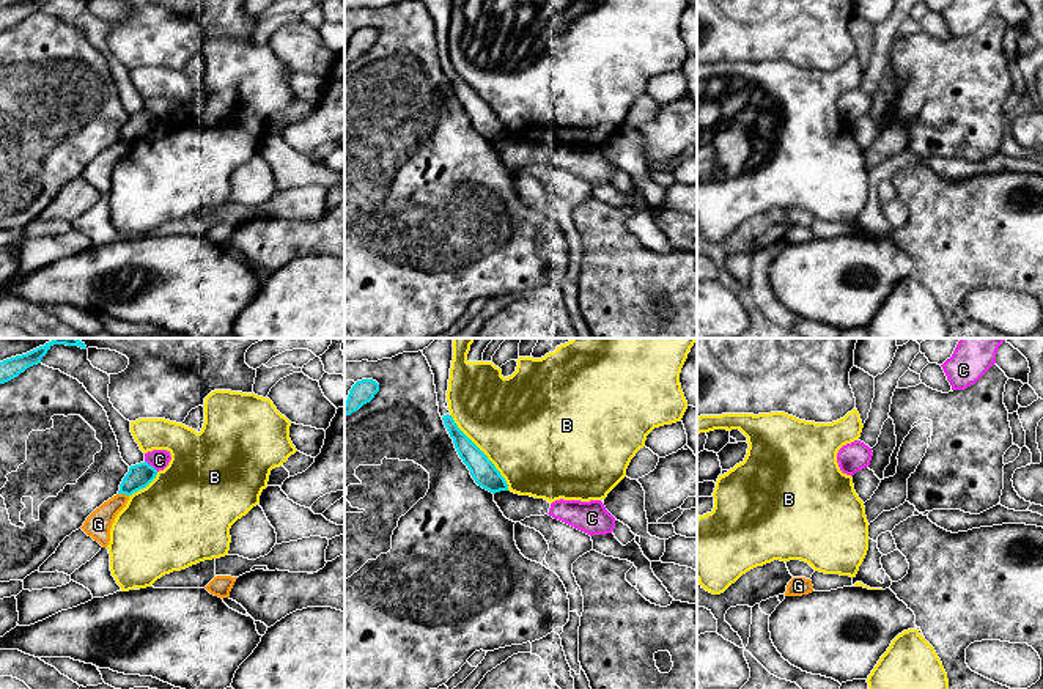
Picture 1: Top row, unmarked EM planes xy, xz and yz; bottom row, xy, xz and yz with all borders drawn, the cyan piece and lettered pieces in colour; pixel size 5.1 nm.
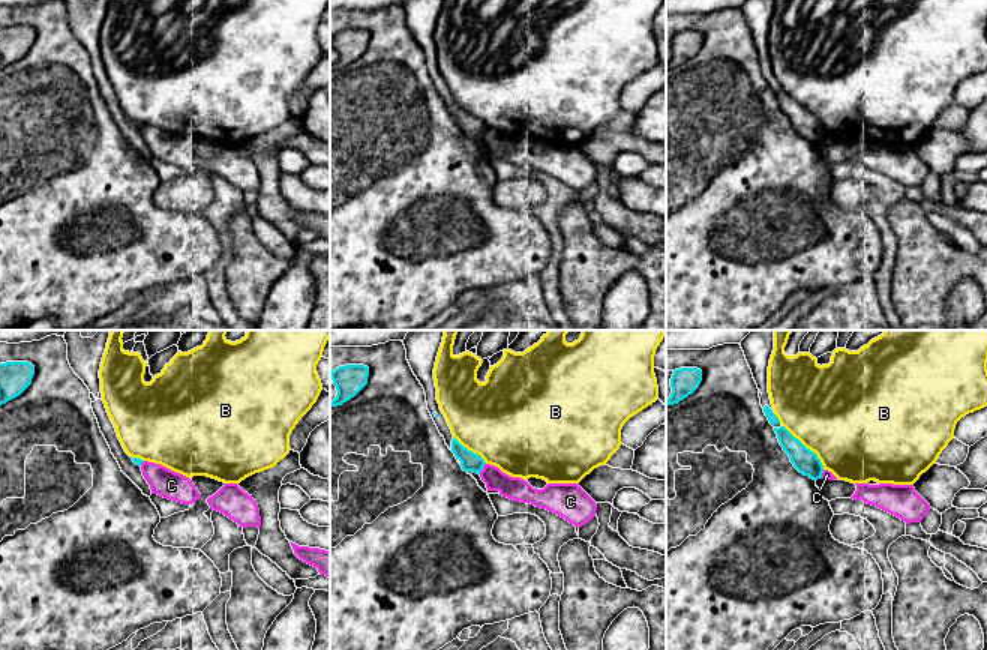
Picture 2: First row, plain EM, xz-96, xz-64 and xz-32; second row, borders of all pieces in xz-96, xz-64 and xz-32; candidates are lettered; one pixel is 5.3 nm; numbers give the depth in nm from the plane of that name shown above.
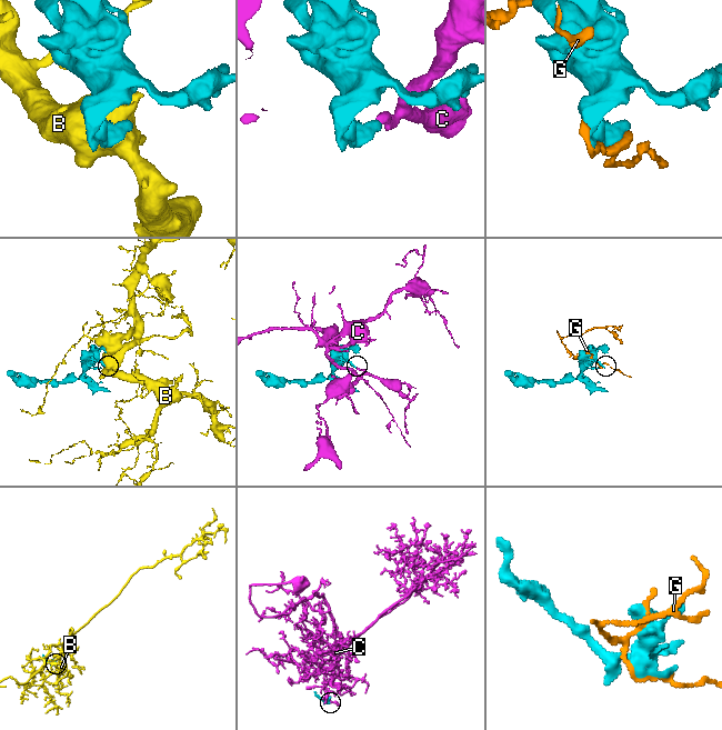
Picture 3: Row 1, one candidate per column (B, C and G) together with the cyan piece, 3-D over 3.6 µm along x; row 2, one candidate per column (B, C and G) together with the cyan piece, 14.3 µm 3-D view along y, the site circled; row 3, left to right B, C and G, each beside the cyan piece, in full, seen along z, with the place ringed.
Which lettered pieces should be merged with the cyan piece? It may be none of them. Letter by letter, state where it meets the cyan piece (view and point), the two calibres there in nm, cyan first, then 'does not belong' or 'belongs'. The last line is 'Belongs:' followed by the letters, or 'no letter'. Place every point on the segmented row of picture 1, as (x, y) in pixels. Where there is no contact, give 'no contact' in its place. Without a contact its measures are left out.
B: xz (482, 452) | 130/480 nm | does not belong
C: xy (151, 466) | 120/100 nm | does not belong
G: xy (123, 493) | 120/140 nm | does not belong
Belongs: no letter

